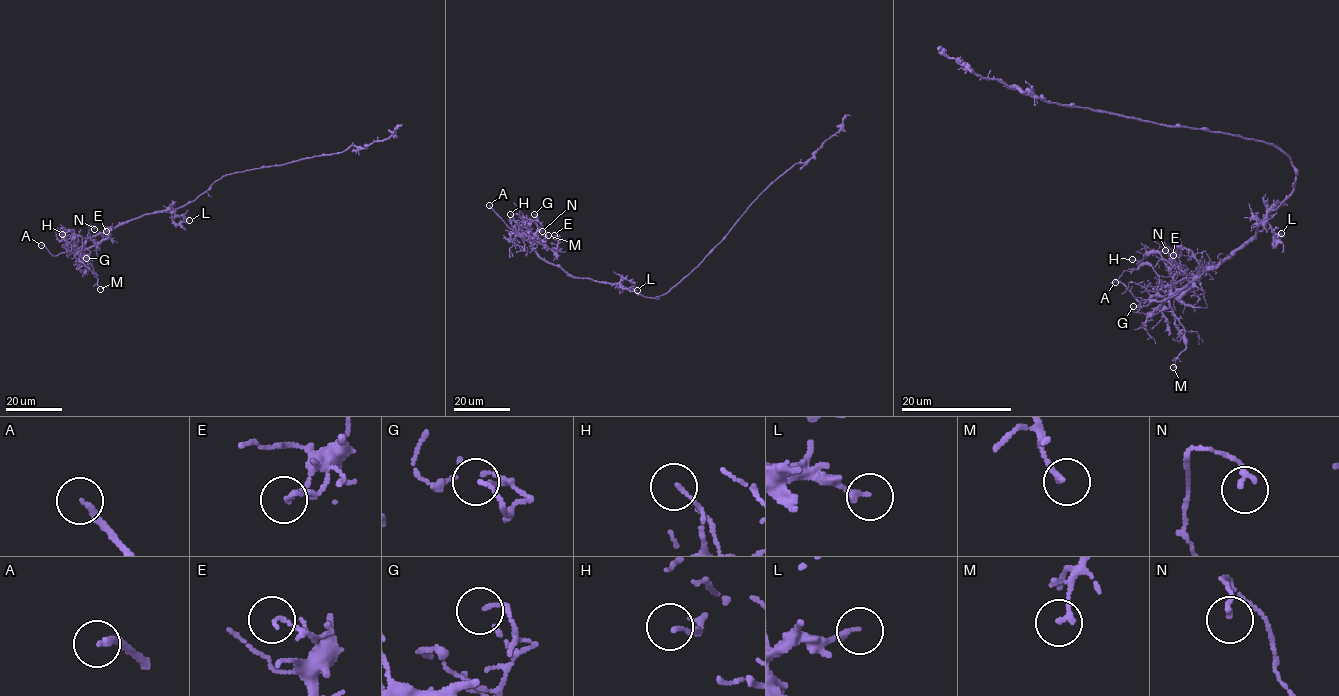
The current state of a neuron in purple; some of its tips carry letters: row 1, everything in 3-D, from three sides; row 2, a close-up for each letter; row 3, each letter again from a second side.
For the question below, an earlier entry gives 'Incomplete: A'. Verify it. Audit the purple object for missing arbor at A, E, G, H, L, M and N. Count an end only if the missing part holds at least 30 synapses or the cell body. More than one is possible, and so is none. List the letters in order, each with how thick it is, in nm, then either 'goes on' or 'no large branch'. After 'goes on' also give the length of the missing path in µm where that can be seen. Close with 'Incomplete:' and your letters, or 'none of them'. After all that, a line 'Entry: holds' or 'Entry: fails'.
A: 220 nm | goes on | 30 µm
E: 120 nm | no large branch
G: 110 nm | no large branch
H: 120 nm | no large branch
L: 200 nm | no large branch
M: 170 nm | no large branch
N: 160 nm | no large branch
Incomplete: A
Entry: holds

